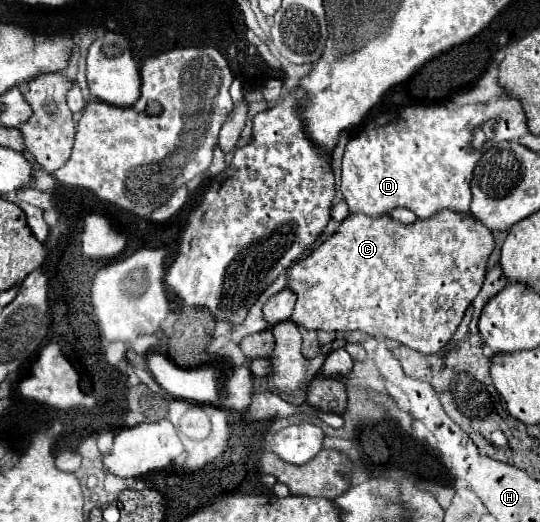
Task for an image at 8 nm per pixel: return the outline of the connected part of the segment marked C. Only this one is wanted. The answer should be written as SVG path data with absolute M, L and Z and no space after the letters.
M442 209L442 211L434 213L432 217L428 217L428 219L416 219L410 225L402 225L400 221L392 219L390 215L386 215L386 217L366 217L364 213L350 213L340 223L338 231L332 237L328 237L312 253L308 253L306 257L298 259L290 267L286 287L296 293L296 305L294 305L294 311L290 315L290 321L294 325L298 325L298 327L308 329L308 331L362 331L362 333L368 333L368 335L372 335L376 339L394 339L394 341L398 341L398 343L402 343L402 345L406 345L410 349L416 349L416 351L420 351L424 355L438 353L452 339L454 331L458 329L458 325L460 325L460 321L464 317L464 311L470 307L470 303L480 293L482 281L484 281L484 275L486 275L486 263L488 263L488 257L490 257L492 251L494 251L492 231L486 229L486 227L482 227L480 221L474 219L468 213L458 213L458 211Z

